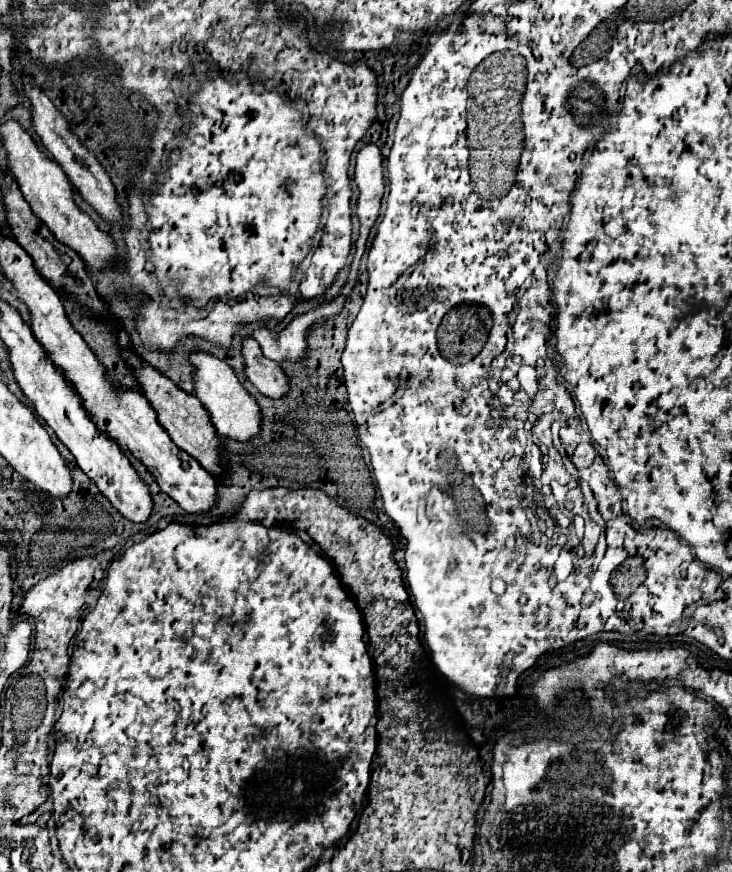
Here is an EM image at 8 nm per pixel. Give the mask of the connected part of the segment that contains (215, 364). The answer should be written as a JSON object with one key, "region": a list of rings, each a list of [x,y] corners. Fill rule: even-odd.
{"region":[[[192,353],[190,361],[194,367],[194,379],[196,379],[196,389],[194,389],[196,393],[194,395],[208,409],[218,433],[224,437],[230,437],[234,441],[242,441],[242,443],[258,437],[260,425],[262,425],[260,407],[258,407],[256,399],[240,385],[232,367],[226,365],[224,361],[218,361],[216,357],[212,357],[208,353]]]}

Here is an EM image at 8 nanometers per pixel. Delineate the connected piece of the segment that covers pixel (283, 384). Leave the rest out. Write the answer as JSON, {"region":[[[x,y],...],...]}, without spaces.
{"region":[[[256,339],[244,341],[244,361],[246,361],[246,377],[252,385],[270,399],[282,399],[288,393],[288,377],[276,361],[270,361],[262,355]]]}

